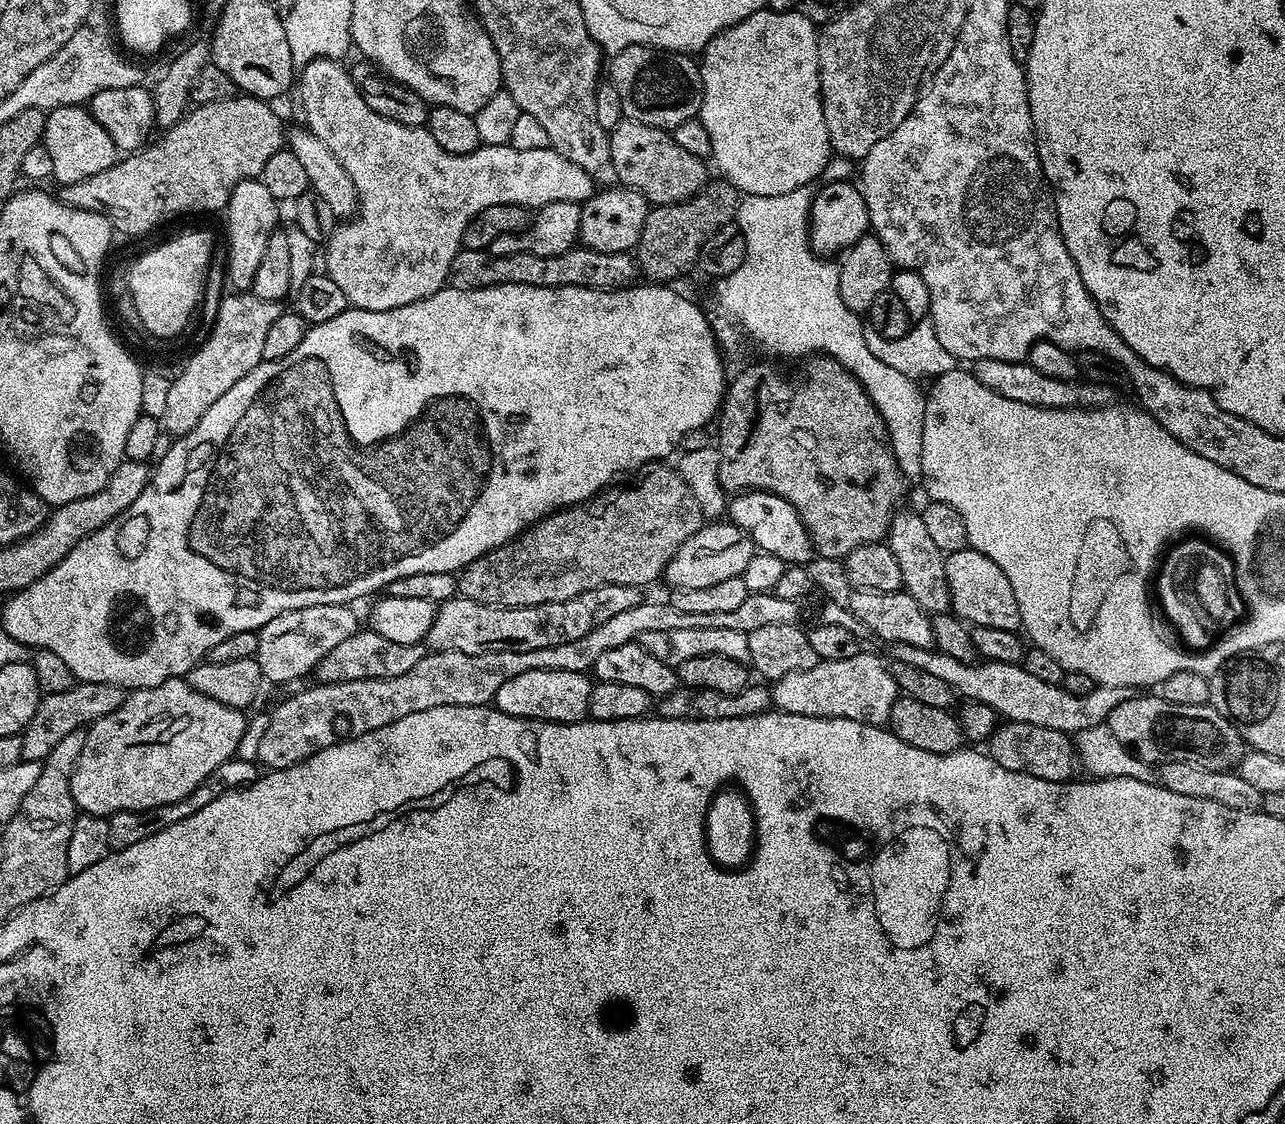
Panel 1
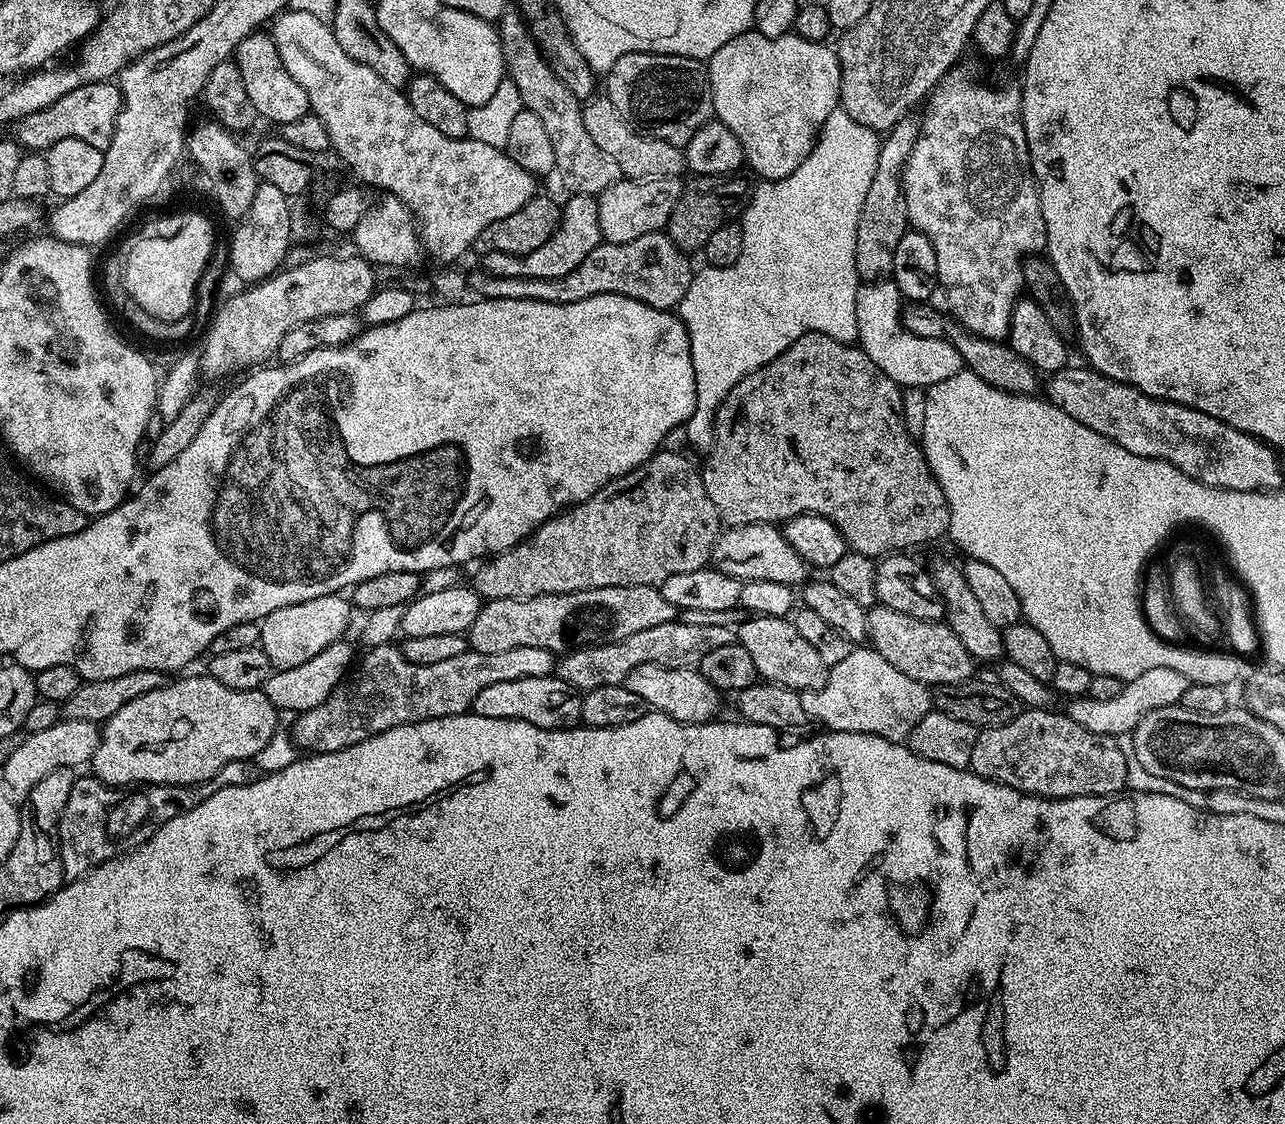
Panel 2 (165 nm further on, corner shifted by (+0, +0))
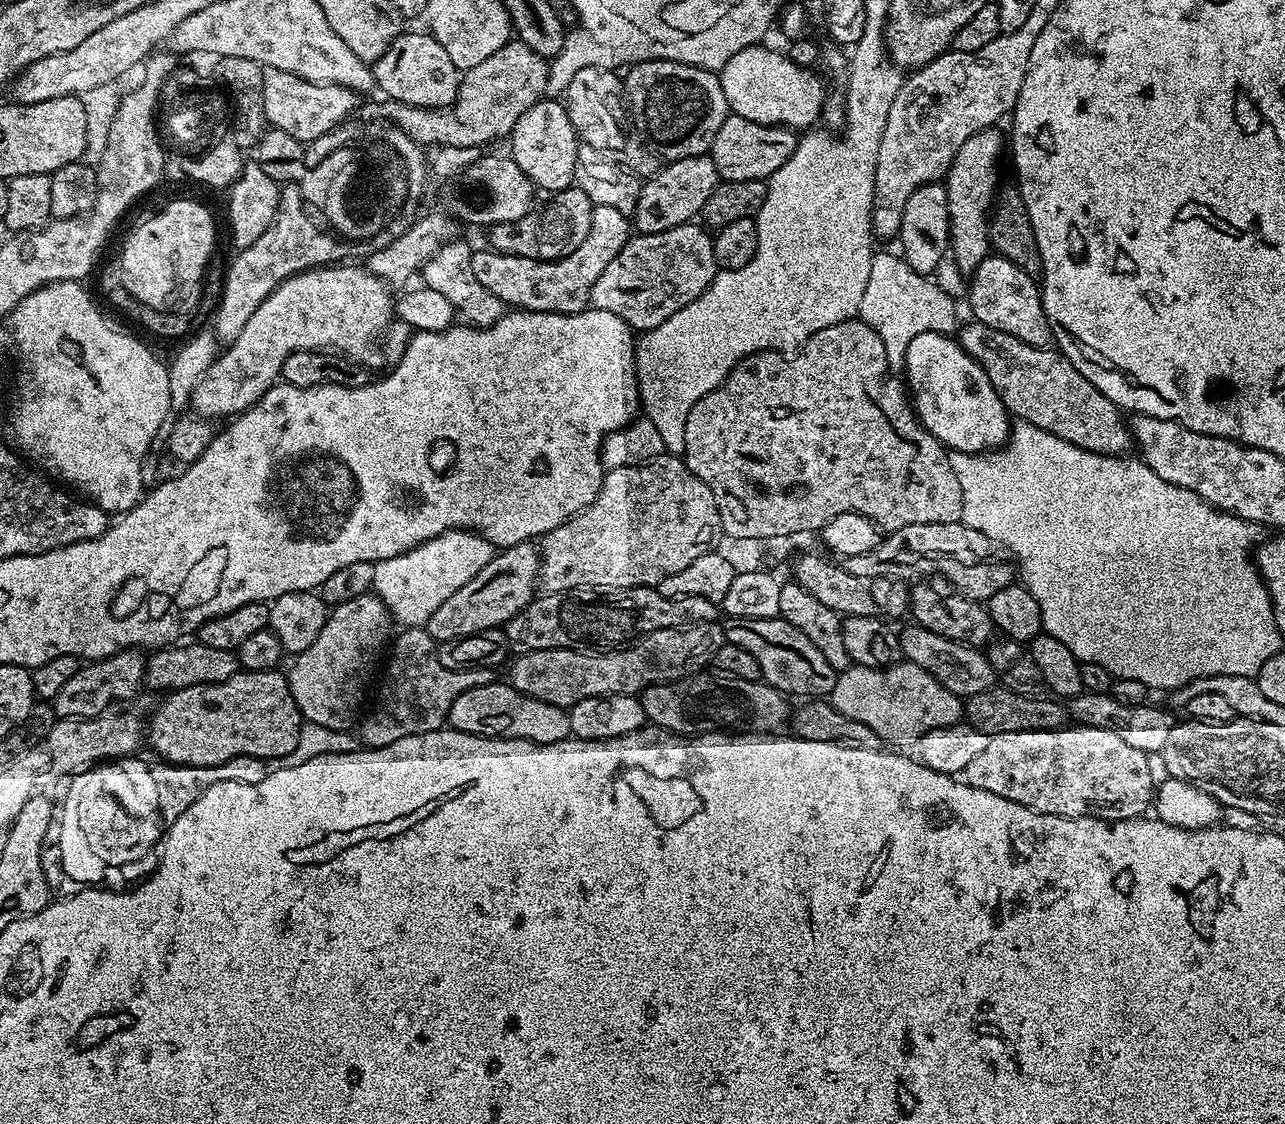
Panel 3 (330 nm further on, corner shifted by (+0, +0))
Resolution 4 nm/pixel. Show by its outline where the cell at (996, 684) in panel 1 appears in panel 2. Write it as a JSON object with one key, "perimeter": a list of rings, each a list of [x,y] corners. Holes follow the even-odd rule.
{"perimeter":[[[1157,666],[1154,670],[1145,670],[1133,680],[1125,682],[1119,694],[1106,702],[1098,702],[1089,696],[1069,699],[1066,715],[1074,718],[1074,722],[1078,722],[1078,726],[1083,726],[1085,730],[1094,730],[1094,734],[1127,737],[1136,728],[1140,719],[1150,714],[1150,710],[1162,710],[1179,705],[1189,683],[1186,674],[1178,674],[1178,670],[1170,670],[1167,666]]]}

